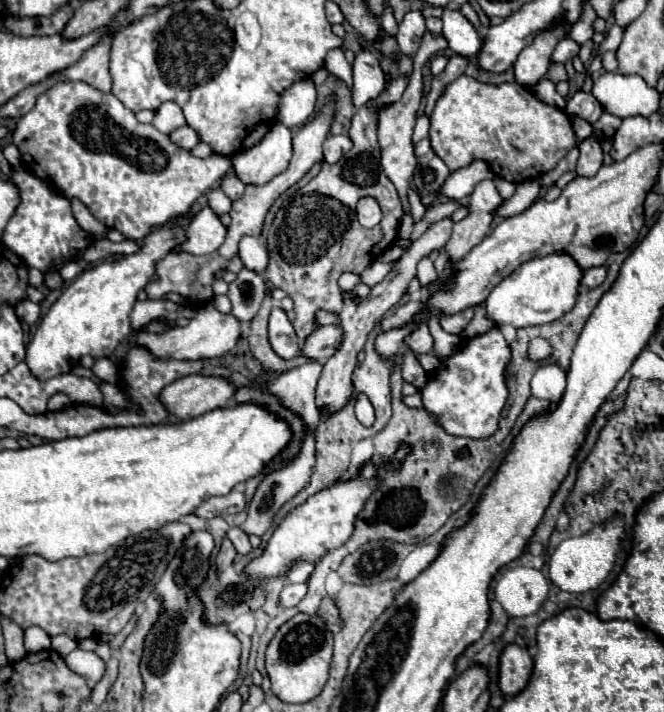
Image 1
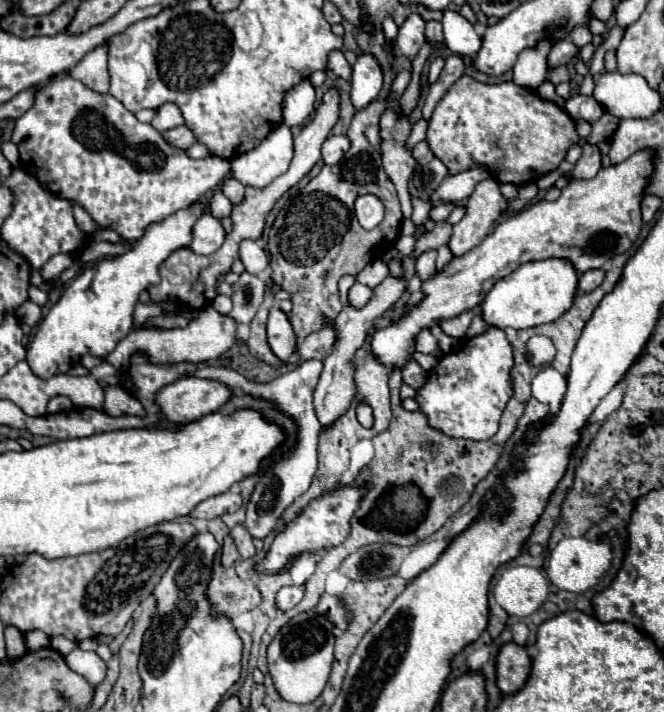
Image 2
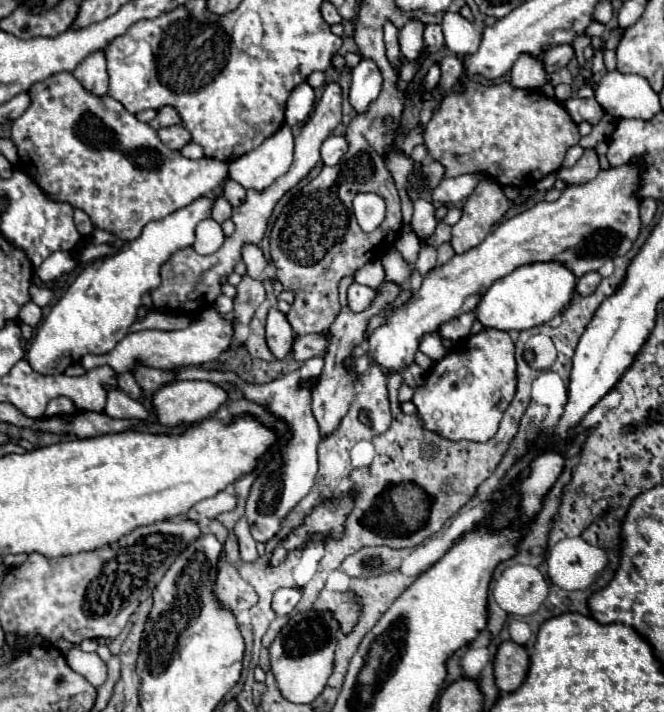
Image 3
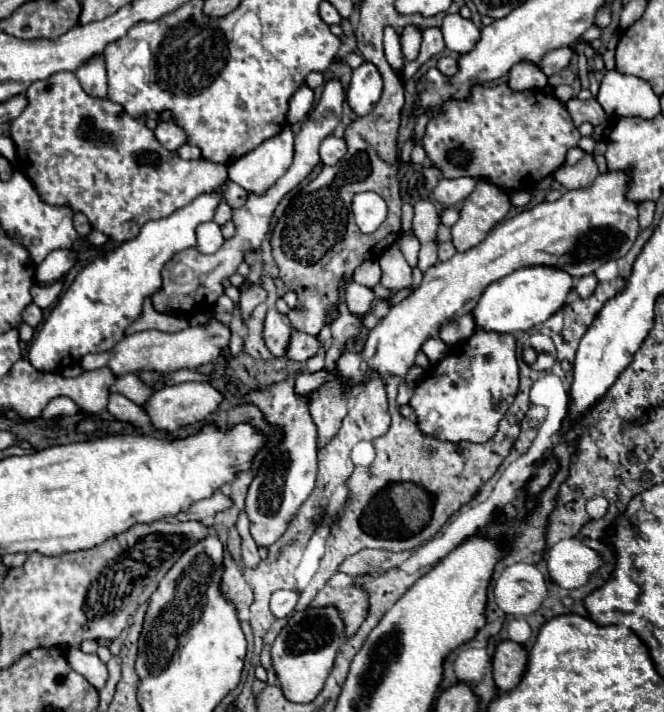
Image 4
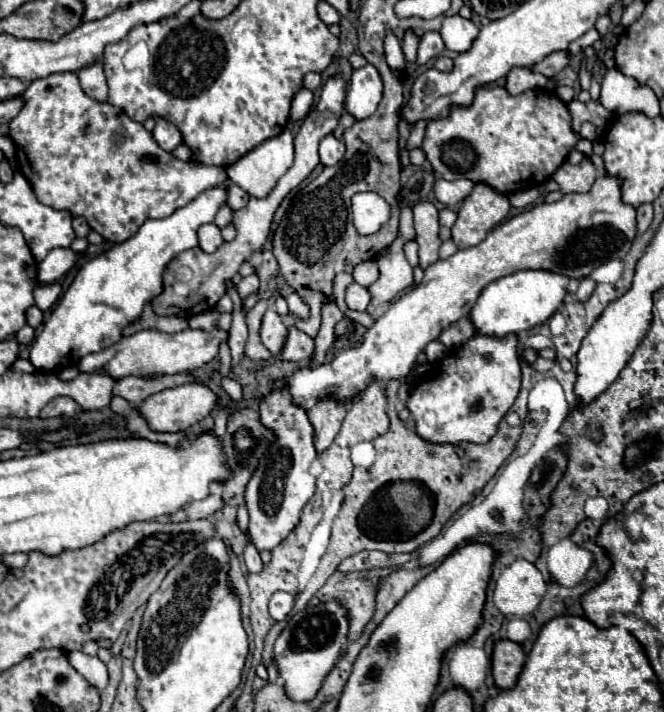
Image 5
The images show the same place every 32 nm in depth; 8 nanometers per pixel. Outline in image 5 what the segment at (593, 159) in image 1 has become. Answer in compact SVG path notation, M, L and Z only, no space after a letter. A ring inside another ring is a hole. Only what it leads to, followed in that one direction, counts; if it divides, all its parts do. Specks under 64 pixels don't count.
M584 158L578 166L572 166L568 162L564 162L552 176L560 190L564 194L570 194L570 192L588 192L596 180L596 168L594 164Z

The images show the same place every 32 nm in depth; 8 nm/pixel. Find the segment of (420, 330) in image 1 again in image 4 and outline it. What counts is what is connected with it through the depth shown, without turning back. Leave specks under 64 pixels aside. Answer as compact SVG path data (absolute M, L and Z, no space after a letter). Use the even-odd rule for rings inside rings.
M430 338L430 340L422 346L422 352L428 356L430 364L436 364L436 362L440 362L450 350L448 350L448 346L446 346L440 338Z

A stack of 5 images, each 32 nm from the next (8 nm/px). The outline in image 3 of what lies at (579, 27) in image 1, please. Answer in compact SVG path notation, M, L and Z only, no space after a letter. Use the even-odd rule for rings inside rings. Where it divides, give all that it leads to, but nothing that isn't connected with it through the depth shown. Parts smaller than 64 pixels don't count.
M580 34L576 40L574 40L574 50L576 50L576 59L578 61L578 65L580 67L584 67L586 60L584 58L584 48L590 44L590 38L588 36L584 36L584 34Z

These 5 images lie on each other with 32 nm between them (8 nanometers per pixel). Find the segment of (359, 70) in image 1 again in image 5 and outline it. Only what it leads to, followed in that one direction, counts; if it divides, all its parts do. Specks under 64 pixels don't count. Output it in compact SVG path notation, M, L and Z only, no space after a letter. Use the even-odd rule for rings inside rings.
M364 66L352 72L346 92L346 112L356 120L364 120L374 114L382 98L382 80L374 66Z

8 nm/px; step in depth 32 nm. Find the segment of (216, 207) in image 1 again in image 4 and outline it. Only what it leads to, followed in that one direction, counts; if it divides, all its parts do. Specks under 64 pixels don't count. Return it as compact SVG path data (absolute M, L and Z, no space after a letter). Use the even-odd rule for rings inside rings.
M220 202L220 206L216 208L216 214L214 214L214 222L218 226L224 226L230 218L232 218L232 208L226 202Z

